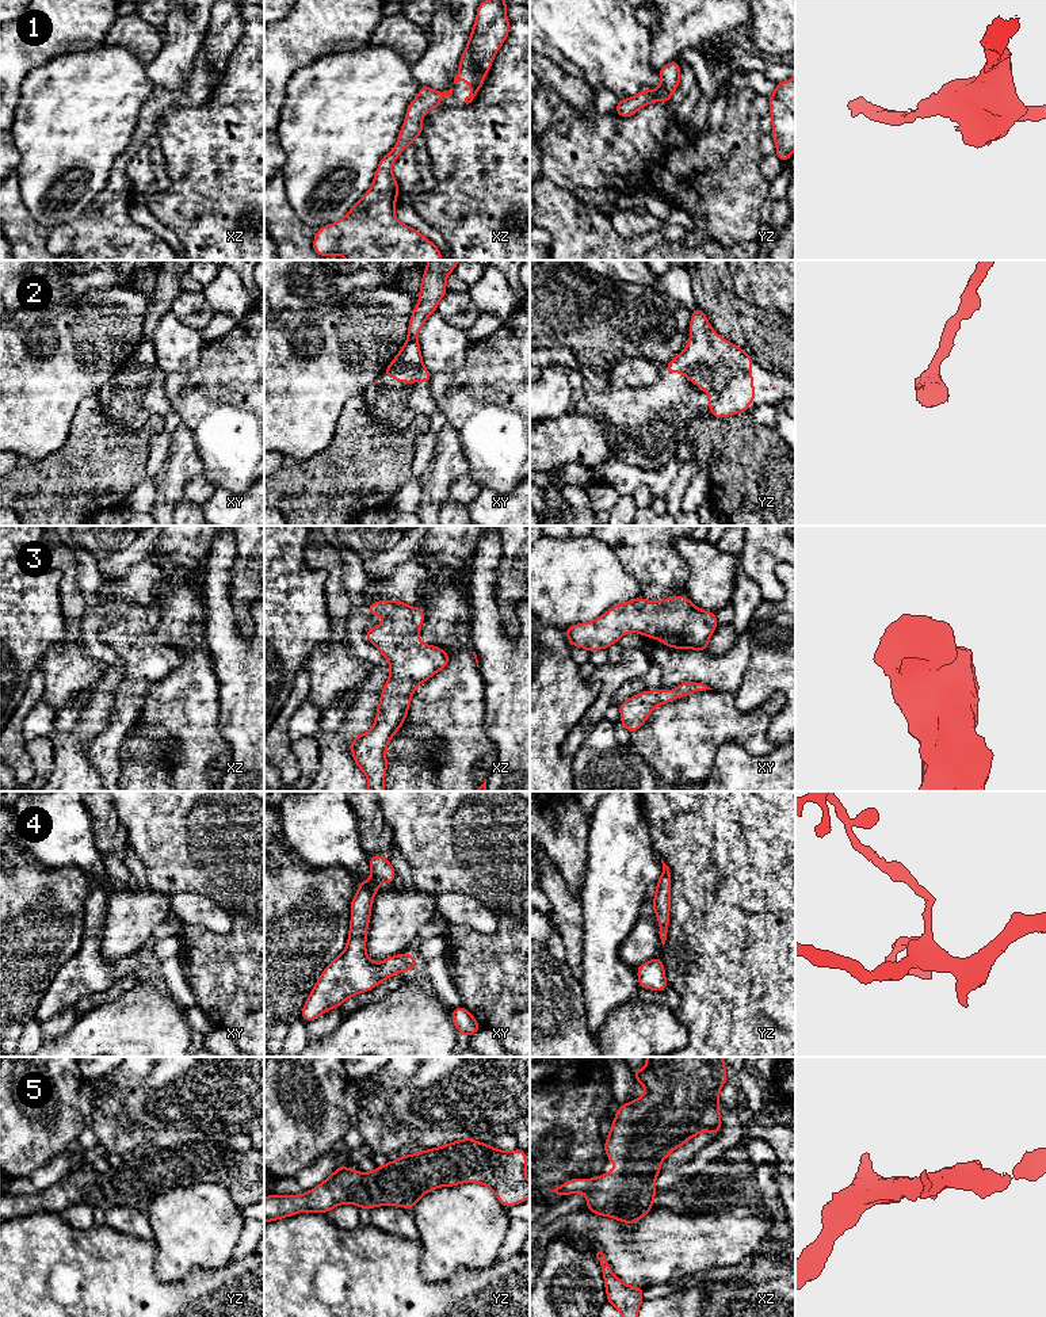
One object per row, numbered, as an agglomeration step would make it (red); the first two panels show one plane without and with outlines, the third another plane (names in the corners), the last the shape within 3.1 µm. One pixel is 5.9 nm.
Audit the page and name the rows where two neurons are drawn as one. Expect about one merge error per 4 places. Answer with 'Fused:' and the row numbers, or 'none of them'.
Fused: none of them

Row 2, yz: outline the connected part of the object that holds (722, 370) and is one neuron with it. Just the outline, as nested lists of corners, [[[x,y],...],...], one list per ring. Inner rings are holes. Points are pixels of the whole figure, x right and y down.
[[[699,306],[691,316],[690,331],[686,350],[664,371],[684,373],[687,381],[703,389],[714,417],[748,412],[748,405],[755,402],[752,358],[714,332]]]

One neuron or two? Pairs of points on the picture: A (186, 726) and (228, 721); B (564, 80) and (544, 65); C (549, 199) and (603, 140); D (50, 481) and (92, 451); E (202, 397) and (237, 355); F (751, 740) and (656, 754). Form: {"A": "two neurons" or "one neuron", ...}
{"A": "two neurons", "B": "one neuron", "C": "two neurons", "D": "one neuron", "E": "one neuron", "F": "one neuron"}

